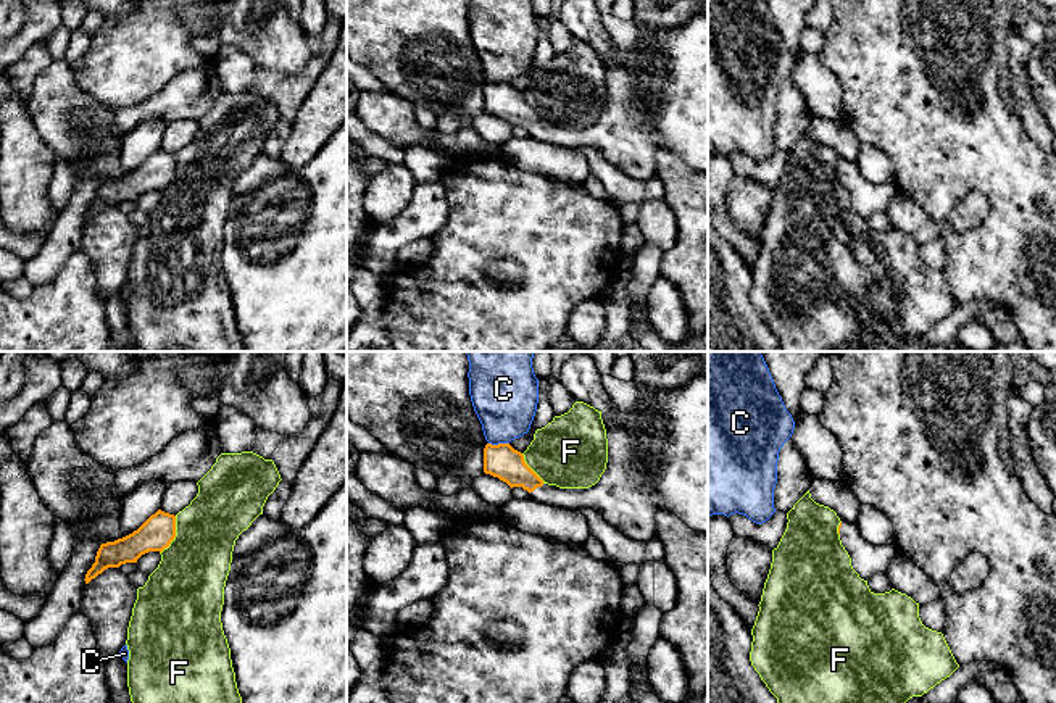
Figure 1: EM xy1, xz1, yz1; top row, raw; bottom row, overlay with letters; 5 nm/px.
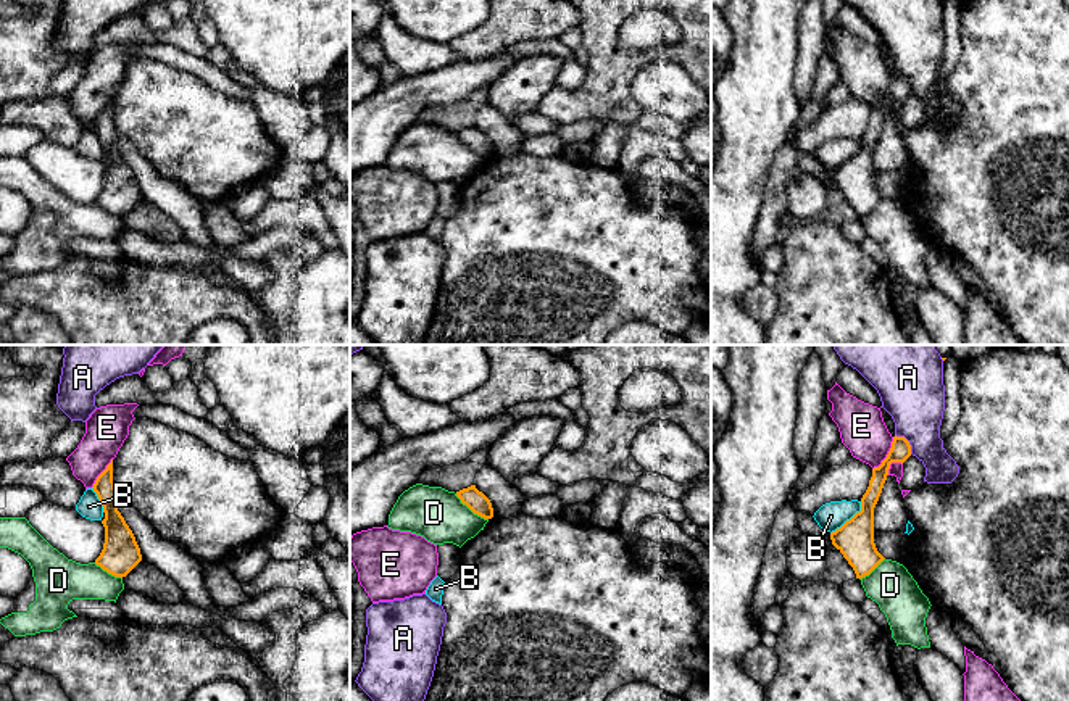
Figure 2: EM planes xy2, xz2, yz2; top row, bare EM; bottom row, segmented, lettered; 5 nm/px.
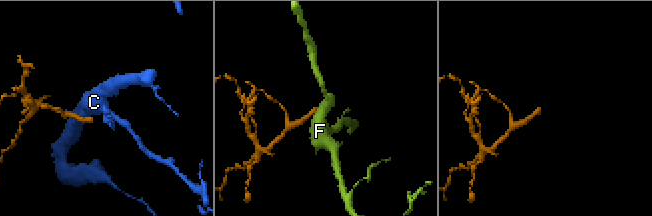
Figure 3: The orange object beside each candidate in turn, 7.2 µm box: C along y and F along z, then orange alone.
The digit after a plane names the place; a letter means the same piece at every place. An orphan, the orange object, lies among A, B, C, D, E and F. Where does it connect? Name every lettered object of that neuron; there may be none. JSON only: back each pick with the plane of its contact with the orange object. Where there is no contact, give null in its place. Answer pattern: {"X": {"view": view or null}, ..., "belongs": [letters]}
{"belongs": []}

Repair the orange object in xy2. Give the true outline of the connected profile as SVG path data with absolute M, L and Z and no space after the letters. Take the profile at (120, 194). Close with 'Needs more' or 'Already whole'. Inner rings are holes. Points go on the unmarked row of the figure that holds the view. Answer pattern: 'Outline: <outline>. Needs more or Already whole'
Outline: M113 98L94 122L105 158L105 182L95 203L114 216L126 216L140 200L140 187L124 156L118 150L118 132L113 121Z. Already whole

